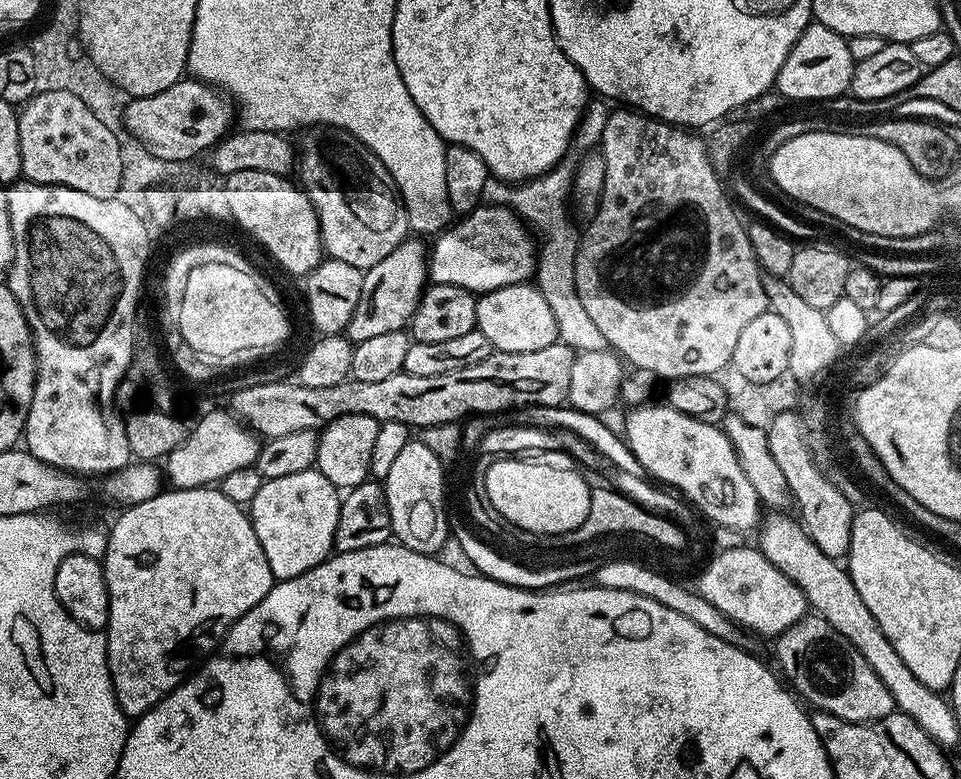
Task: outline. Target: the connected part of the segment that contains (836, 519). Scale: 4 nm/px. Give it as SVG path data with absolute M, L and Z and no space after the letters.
M795 411L780 413L767 428L769 448L778 467L786 476L786 485L792 492L795 511L806 534L830 558L840 560L847 557L852 537L854 507L846 500L838 486L827 480L826 474L815 464L807 448L801 417Z

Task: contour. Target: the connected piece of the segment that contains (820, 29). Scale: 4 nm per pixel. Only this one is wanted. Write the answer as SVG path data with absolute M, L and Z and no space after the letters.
M812 22L805 28L802 38L794 44L774 85L788 102L794 100L835 101L837 96L845 95L852 87L852 69L848 41L834 30Z

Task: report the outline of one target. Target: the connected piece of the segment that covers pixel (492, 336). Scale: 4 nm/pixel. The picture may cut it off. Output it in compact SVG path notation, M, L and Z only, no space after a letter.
M532 282L502 286L483 293L476 301L476 328L486 334L497 352L543 350L558 340L556 316L550 311L546 298L542 298L539 287Z

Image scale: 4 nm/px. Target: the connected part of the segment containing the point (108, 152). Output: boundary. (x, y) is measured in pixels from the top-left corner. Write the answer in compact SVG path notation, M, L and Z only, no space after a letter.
M66 90L37 92L19 109L16 121L18 146L22 154L22 176L27 183L66 186L82 190L82 194L94 194L94 198L113 198L121 191L123 186L121 137L109 127L105 127L77 95L67 93Z

